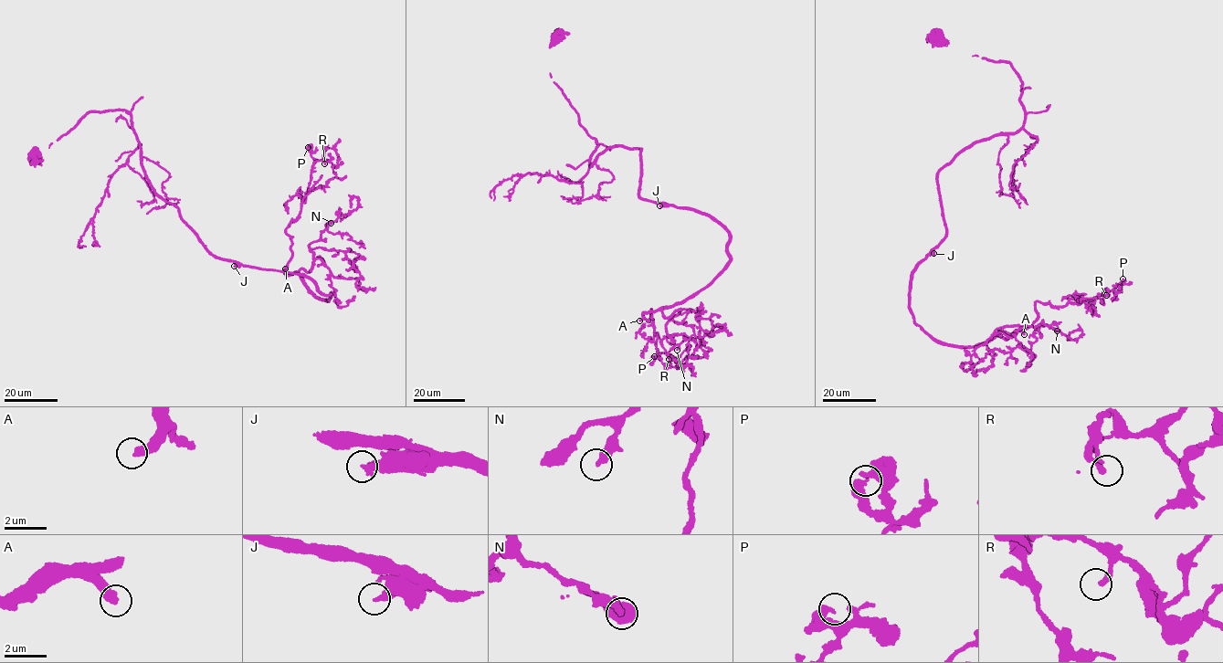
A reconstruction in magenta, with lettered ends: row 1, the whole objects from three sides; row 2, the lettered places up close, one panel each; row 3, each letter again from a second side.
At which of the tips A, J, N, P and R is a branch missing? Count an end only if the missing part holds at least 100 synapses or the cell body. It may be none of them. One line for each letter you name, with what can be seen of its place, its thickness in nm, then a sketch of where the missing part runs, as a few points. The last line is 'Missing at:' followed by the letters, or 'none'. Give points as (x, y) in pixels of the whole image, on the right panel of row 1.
A: Place: (1024, 334). Thickness 360 nm. Course of what is missing: (1024, 334), (1027, 315), (1033, 309), (1073, 312), (1089, 300), (1102, 300), (1106, 294), (1107, 309)
Missing at: A

